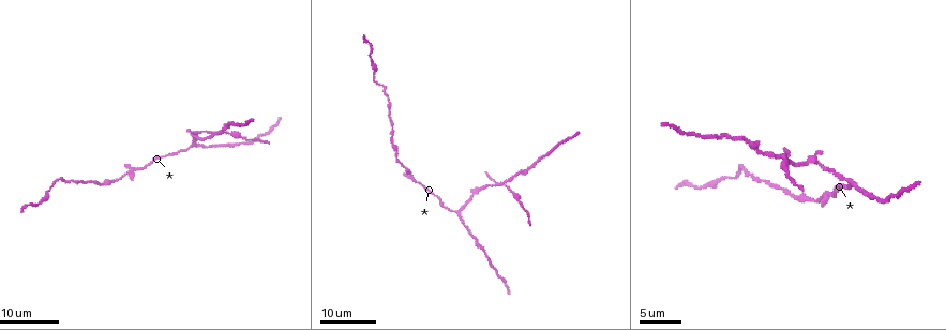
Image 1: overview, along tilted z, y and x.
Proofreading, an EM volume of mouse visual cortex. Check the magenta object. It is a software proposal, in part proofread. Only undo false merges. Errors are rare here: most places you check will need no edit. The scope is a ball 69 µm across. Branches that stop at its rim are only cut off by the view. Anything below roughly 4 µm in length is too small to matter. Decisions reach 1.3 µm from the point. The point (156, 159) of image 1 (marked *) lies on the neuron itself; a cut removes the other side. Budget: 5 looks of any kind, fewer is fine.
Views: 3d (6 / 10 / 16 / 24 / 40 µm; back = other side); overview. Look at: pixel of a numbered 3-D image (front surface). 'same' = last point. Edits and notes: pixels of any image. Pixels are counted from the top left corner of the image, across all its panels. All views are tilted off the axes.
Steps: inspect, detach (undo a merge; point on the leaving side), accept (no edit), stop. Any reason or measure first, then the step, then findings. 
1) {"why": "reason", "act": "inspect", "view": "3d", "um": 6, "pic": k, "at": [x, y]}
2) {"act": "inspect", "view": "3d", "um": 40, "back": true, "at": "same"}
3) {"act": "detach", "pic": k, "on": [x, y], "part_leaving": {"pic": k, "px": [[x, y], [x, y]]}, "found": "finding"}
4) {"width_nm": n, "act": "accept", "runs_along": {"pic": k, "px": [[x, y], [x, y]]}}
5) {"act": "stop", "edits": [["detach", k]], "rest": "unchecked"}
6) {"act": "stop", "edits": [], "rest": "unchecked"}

{"why": "three-way junction", "act": "inspect", "view": "3d", "um": 16, "pic": 1, "at": [845, 178]}

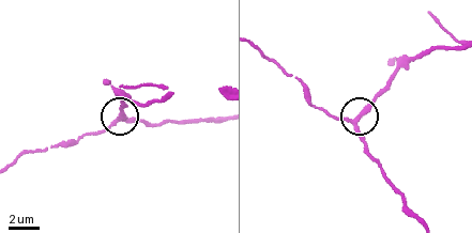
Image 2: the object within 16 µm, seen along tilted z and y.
{"act": "inspect", "view": "3d", "um": 10, "pic": 2, "at": [361, 116]}

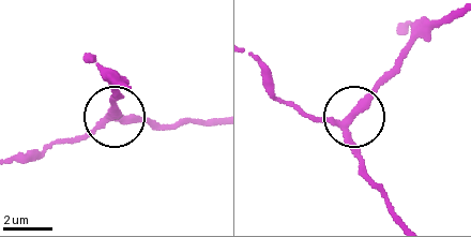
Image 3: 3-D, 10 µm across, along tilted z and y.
{"act": "accept", "runs_along": {"pic": 3, "px": [[257, 64], [276, 94], [315, 116], [351, 120], [367, 169]]}, "found": "all the same neuron"}

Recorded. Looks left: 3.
{"why": "four-way junction", "act": "inspect", "view": "3d", "um": 16, "pic": 1, "at": [214, 131]}

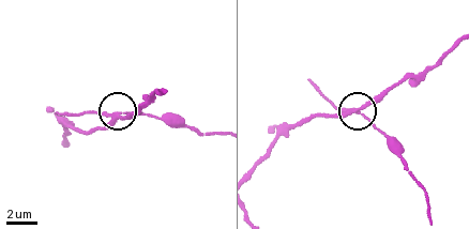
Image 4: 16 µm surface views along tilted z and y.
{"act": "inspect", "view": "3d", "um": 10, "pic": 4, "at": [358, 111]}

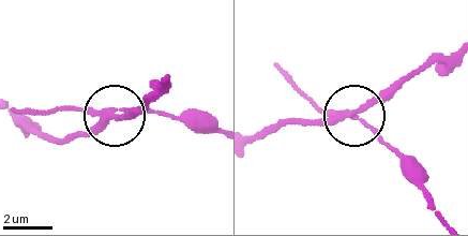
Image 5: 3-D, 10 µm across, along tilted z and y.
{"arms": 4, "act": "detach", "pic": 5, "on": [72, 106], "part_leaving": {"pic": 5, "px": [[109, 111], [191, 117], [215, 128]]}, "found": "two neurons meet here"}

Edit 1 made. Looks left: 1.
{"act": "stop", "edits": [["detach", 5]], "rest": "unchecked"}

